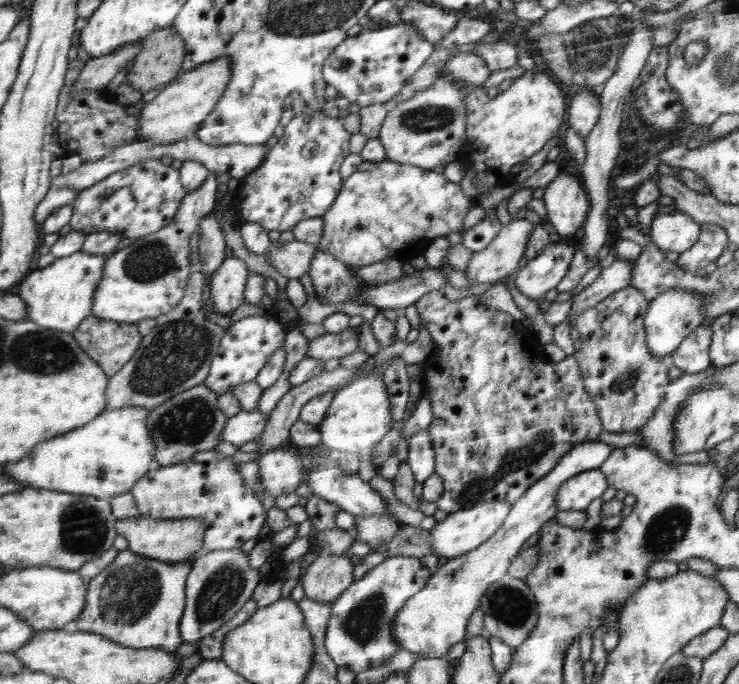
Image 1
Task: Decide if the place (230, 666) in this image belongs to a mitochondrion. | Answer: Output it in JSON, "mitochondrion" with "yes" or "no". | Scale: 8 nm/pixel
{"mitochondrion":"no"}

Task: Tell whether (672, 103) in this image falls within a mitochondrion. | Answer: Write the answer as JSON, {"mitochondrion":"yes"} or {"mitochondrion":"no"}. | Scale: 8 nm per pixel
{"mitochondrion":"no"}

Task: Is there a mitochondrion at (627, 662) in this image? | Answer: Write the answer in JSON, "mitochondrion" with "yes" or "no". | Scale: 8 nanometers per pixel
{"mitochondrion":"no"}

